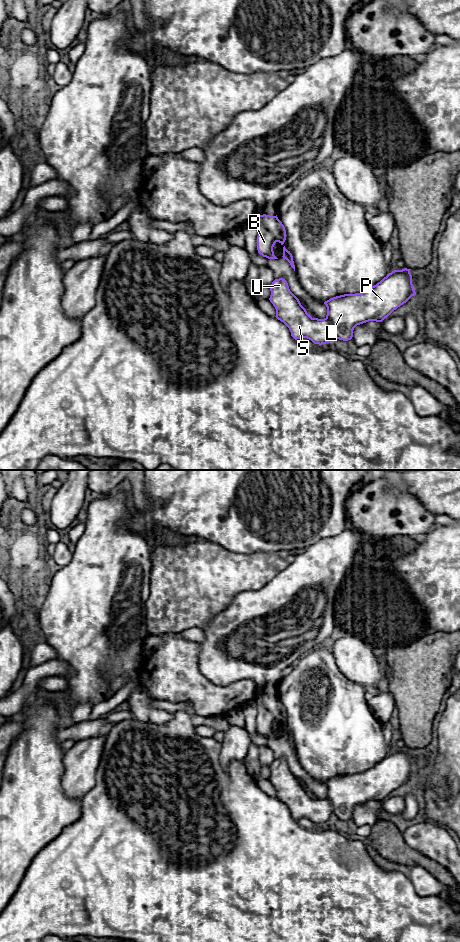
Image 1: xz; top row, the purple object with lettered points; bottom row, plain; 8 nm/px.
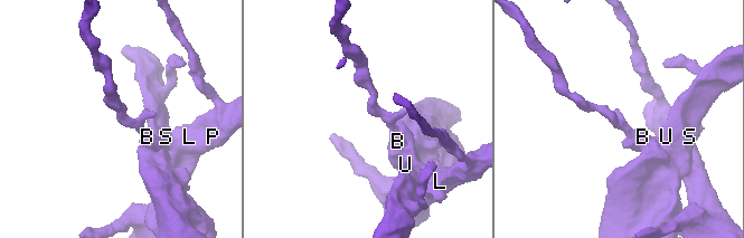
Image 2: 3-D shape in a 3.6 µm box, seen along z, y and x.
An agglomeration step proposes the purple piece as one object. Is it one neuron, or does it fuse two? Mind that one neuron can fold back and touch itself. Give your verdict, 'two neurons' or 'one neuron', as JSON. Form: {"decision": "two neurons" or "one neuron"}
{"decision": "two neurons"}

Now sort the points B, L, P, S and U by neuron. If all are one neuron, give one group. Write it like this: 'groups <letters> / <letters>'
groups B S U / L P

